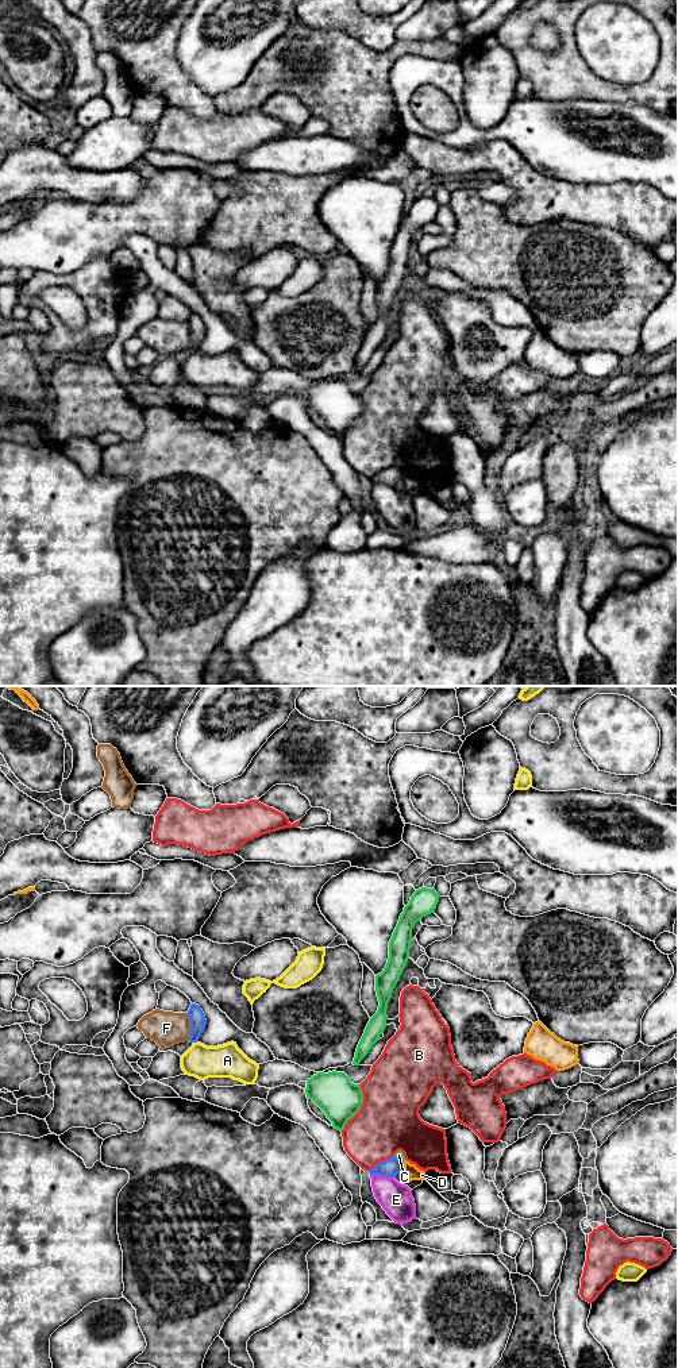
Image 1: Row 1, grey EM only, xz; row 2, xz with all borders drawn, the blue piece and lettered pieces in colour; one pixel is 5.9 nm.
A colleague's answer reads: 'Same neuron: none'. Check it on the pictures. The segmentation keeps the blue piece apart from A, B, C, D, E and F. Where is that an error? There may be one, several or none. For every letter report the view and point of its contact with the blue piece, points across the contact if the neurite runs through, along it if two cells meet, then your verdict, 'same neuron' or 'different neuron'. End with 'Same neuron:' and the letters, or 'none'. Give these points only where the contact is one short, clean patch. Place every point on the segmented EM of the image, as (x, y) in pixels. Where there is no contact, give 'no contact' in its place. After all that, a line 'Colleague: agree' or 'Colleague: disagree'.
A: xz (195, 1041) | different neuron
B: xz (381, 1162) | different neuron
C: xz (399, 1159) | along xz (395, 1155), (403, 1160) | different neuron
D: xz (403, 1166) | along xz (404, 1160), (401, 1171) | different neuron
E: xz (382, 1175) | along xz (370, 1175), (393, 1178) | different neuron
F: xz (191, 1027) | different neuron
Same neuron: none
Colleague: agree

